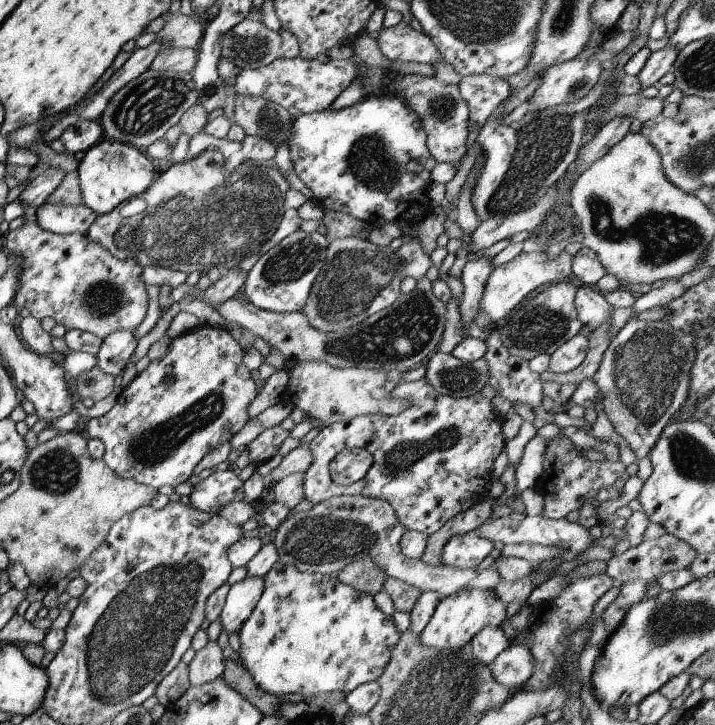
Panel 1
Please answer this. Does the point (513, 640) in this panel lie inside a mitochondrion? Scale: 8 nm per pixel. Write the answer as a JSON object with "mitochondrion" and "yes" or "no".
{"mitochondrion":"no"}

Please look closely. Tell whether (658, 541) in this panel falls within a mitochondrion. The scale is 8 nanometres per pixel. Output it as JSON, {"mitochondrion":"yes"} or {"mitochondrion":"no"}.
{"mitochondrion":"no"}

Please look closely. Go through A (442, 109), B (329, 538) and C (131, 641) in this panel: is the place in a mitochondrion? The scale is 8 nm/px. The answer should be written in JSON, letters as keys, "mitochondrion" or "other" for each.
{"A":"mitochondrion","B":"mitochondrion","C":"mitochondrion"}

